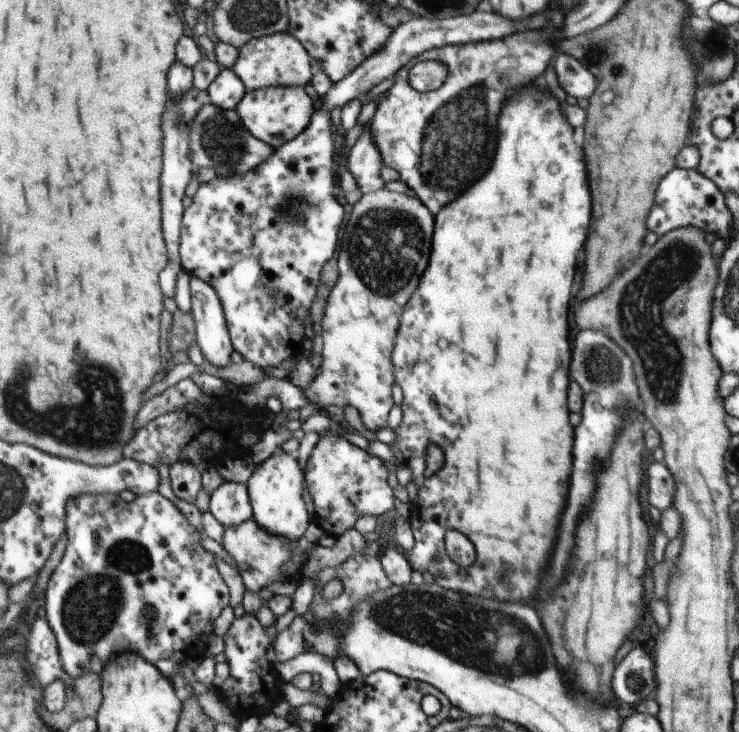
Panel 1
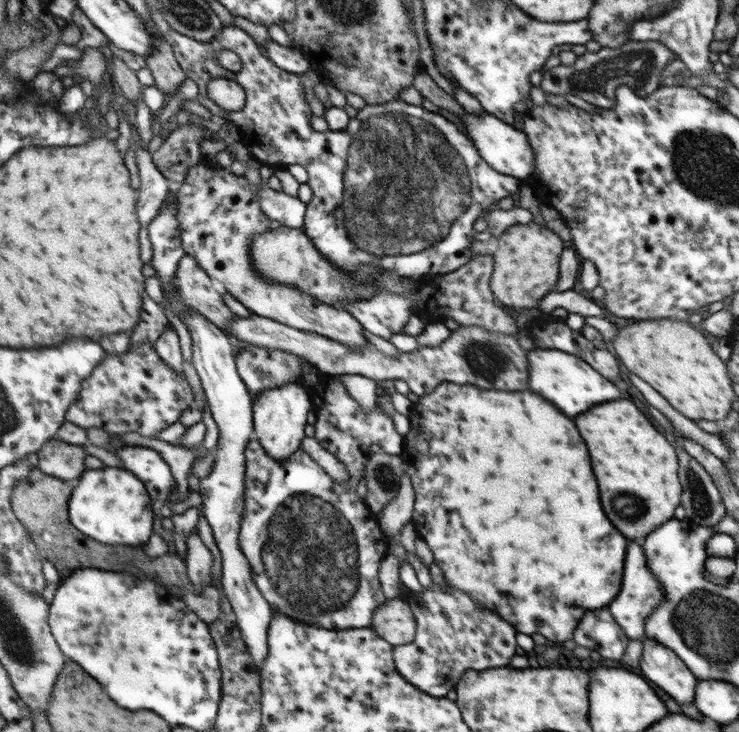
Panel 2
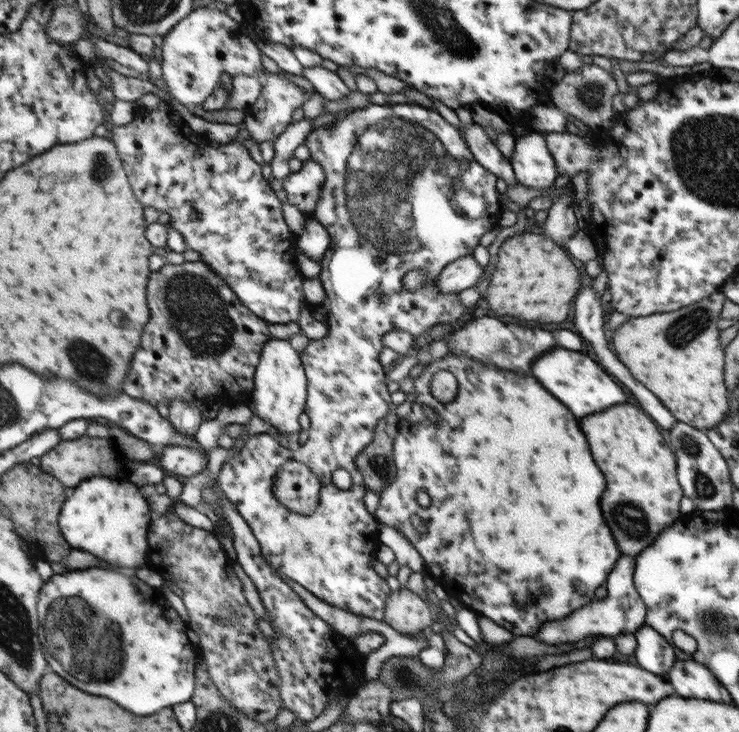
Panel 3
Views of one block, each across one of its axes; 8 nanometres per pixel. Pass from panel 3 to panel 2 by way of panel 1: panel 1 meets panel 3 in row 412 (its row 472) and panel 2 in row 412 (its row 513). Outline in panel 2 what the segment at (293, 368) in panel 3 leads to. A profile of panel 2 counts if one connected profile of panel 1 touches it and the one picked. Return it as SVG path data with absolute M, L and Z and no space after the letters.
M284 384L254 395L253 398L253 429L254 438L260 441L264 450L275 461L284 464L298 448L301 448L307 425L306 416L312 408L312 400L303 384Z

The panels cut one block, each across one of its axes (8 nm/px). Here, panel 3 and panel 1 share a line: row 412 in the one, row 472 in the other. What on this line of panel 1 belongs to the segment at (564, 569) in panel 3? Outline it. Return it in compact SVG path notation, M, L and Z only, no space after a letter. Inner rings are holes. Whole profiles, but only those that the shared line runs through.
M528 86L520 94L508 100L508 108L500 114L498 120L500 142L496 150L496 158L492 170L486 172L482 180L478 180L466 194L456 198L448 208L435 216L434 238L432 238L432 256L430 264L420 280L420 286L412 294L412 298L404 305L391 361L395 383L403 390L401 409L402 420L395 428L396 440L389 444L390 450L402 466L410 468L412 482L416 486L416 498L410 501L409 523L415 538L414 548L408 553L408 560L413 570L430 572L435 582L442 588L470 596L484 596L502 602L524 602L534 598L540 588L540 576L548 566L550 554L556 546L560 518L566 506L568 484L572 474L572 436L574 428L570 426L570 412L566 406L566 392L570 384L570 344L568 344L568 306L572 298L572 284L576 274L576 258L584 248L588 238L588 228L592 222L592 198L588 190L586 164L580 146L574 142L574 130L566 124L558 100L548 94L544 88ZM436 443L443 448L445 454L444 466L428 476L427 446ZM458 531L467 536L476 546L476 562L468 568L462 568L450 560L445 545L445 532Z

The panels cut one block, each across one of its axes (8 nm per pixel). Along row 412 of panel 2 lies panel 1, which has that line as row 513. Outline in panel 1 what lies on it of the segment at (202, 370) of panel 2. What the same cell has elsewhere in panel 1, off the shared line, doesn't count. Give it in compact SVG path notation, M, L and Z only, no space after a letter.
M226 481L211 494L210 512L222 526L238 526L254 518L247 484Z

